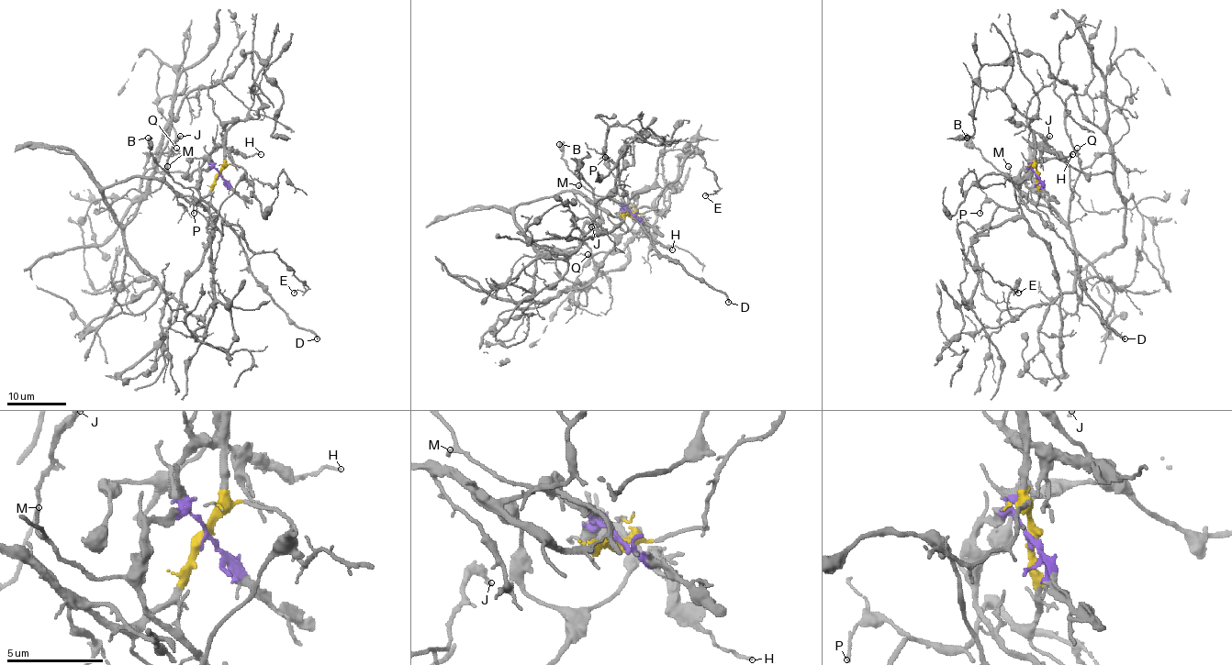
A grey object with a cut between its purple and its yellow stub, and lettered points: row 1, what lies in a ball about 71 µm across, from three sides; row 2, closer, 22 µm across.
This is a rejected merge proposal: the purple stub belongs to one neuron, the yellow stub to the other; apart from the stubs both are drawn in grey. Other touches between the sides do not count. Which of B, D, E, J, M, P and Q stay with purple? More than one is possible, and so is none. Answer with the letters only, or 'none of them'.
B, D, M

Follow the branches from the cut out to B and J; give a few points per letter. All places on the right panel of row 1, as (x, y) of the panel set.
B: (1036, 176), (1030, 167), (1024, 169), (1020, 172), (1020, 186), (1016, 186), (966, 138)
J: (1036, 176), (1036, 201), (1013, 179), (1020, 177), (1067, 224), (1069, 165), (1047, 143), (1049, 136)

